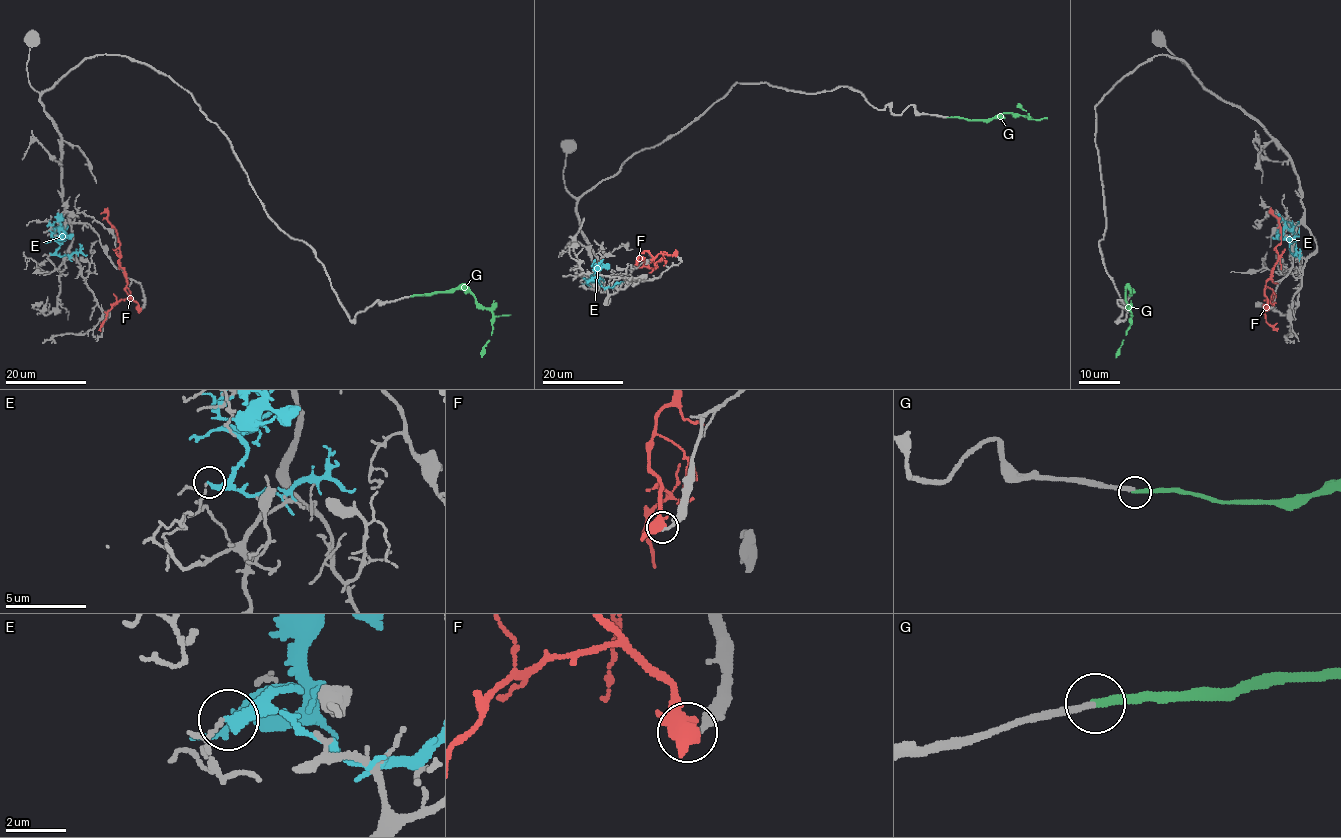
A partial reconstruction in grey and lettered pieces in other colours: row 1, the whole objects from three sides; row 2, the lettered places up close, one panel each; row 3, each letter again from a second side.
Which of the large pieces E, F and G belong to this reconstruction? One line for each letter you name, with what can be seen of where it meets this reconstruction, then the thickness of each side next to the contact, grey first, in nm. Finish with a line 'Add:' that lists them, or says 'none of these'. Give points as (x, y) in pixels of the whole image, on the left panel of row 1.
G: (411, 296) | 240/240 nm
Add: G

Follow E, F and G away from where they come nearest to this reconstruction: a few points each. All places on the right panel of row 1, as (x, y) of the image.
E: (1294, 253), (1290, 252), (1289, 242), (1280, 232), (1285, 222), (1272, 212)
F: (1268, 310), (1266, 281), (1277, 261), (1276, 247), (1281, 242), (1278, 219), (1270, 213)
G: (1130, 295), (1133, 292), (1126, 286), (1131, 325), (1116, 357)

